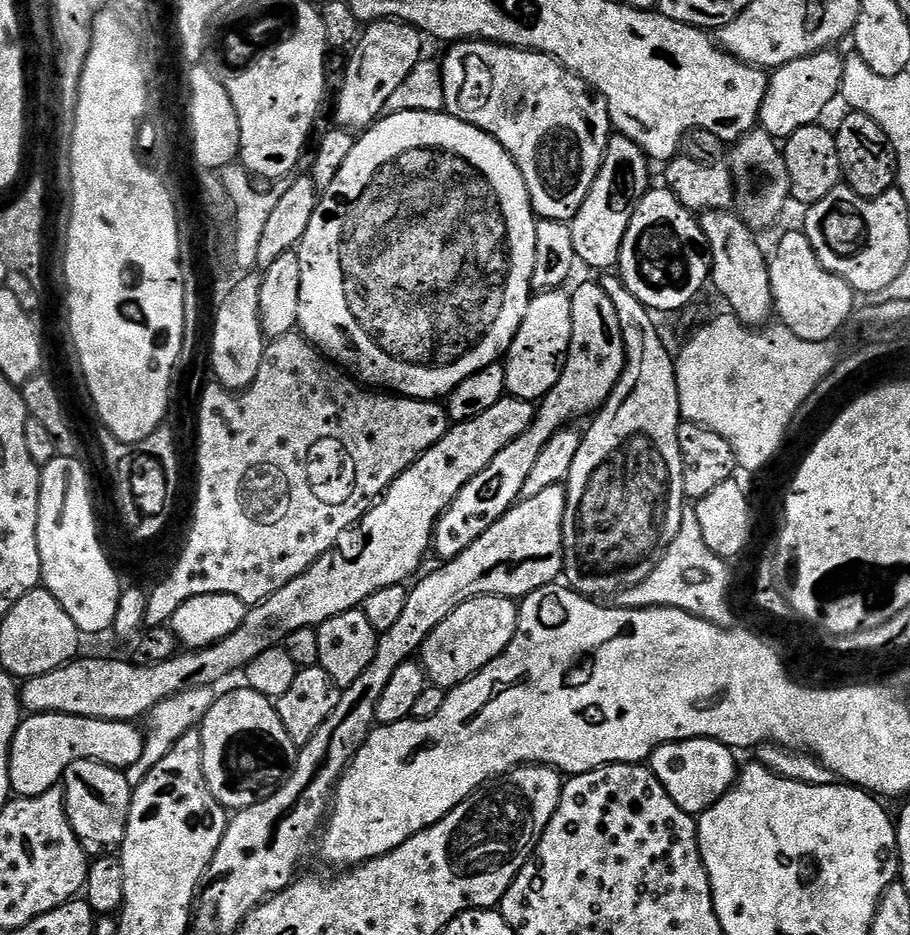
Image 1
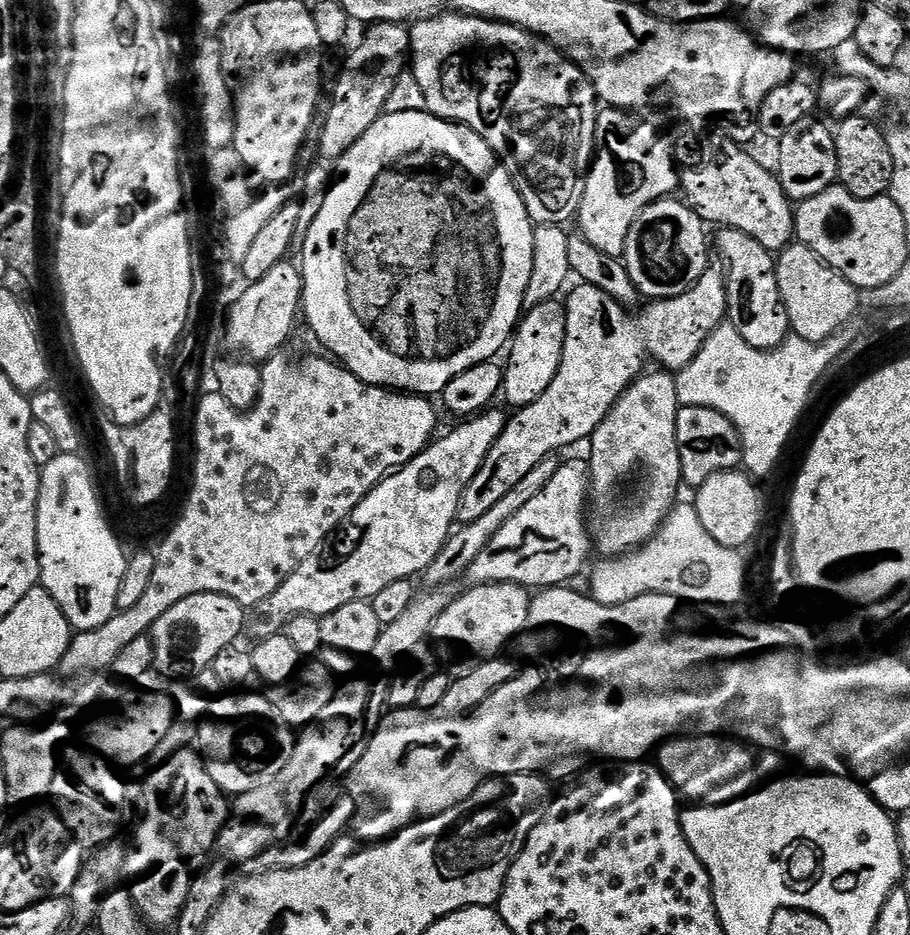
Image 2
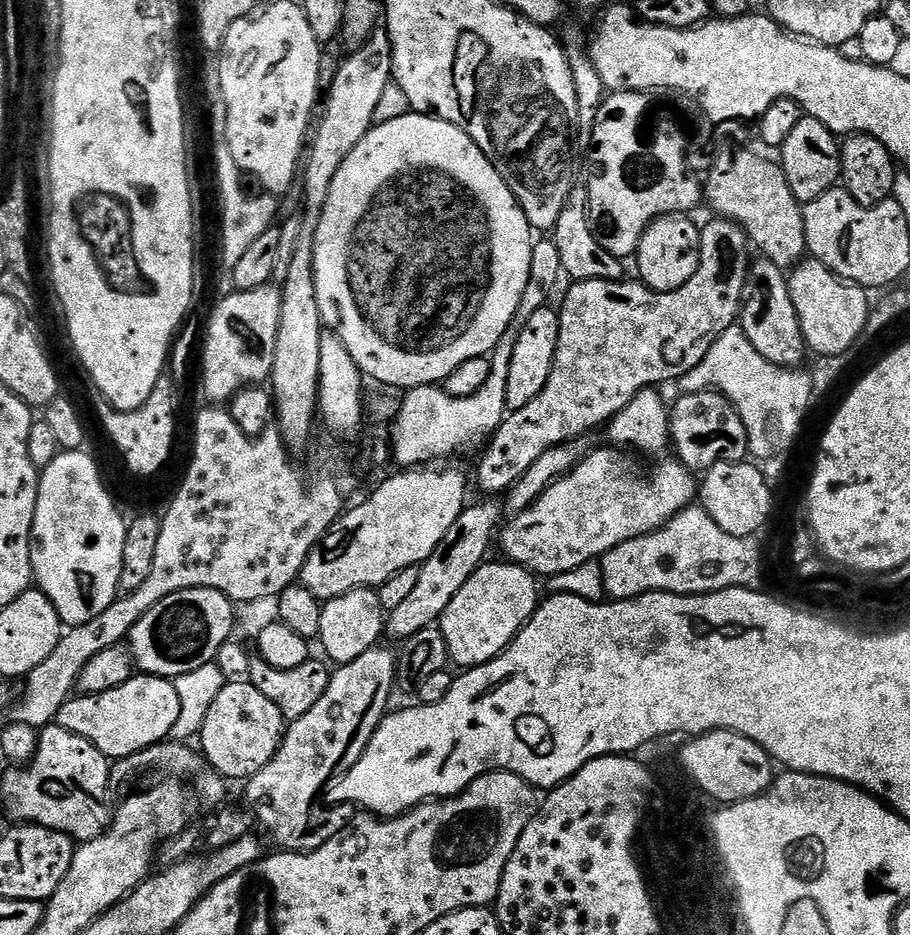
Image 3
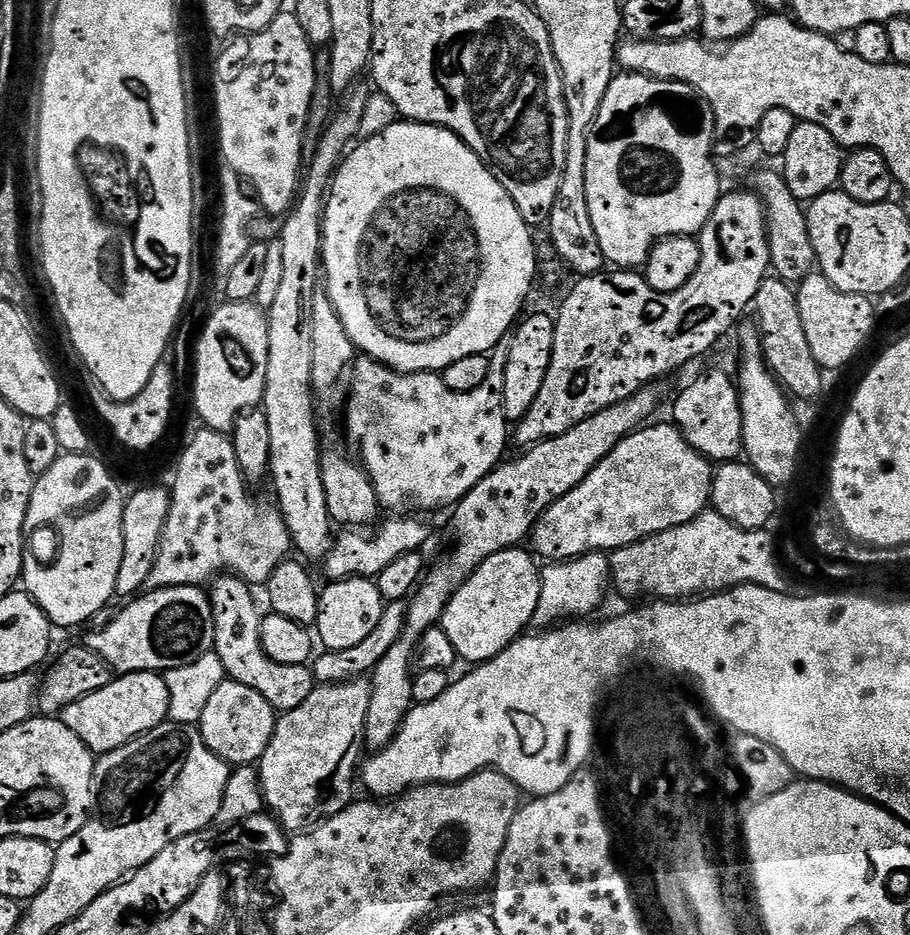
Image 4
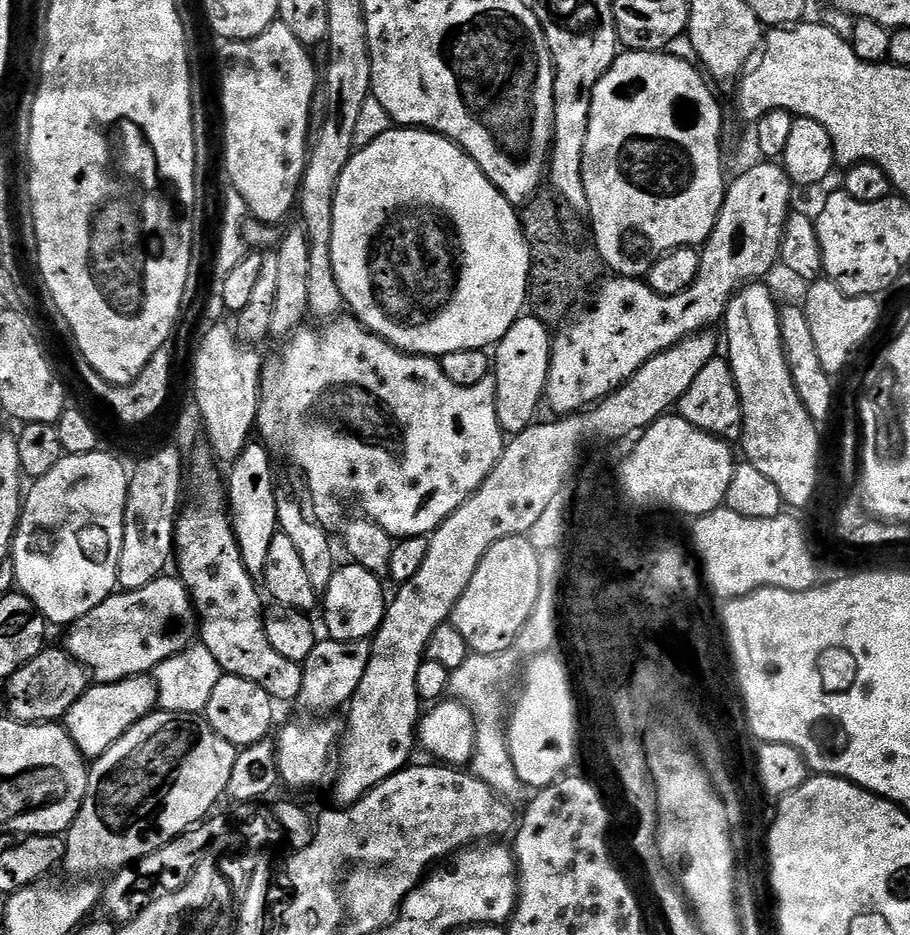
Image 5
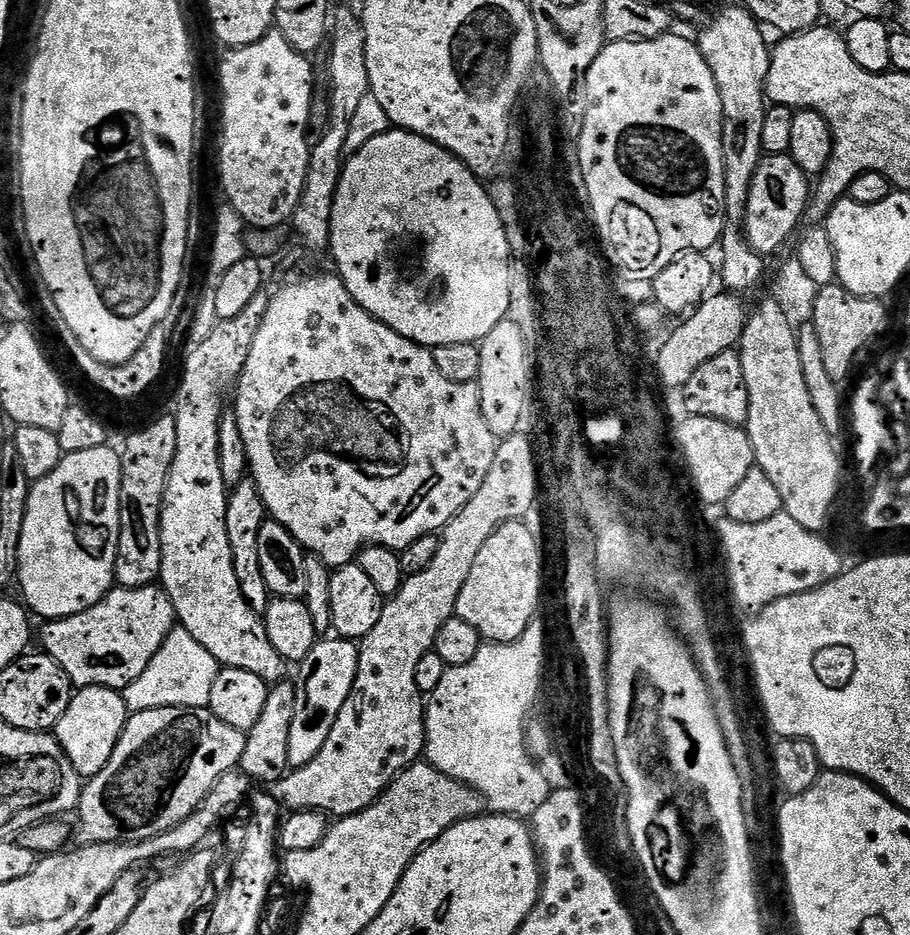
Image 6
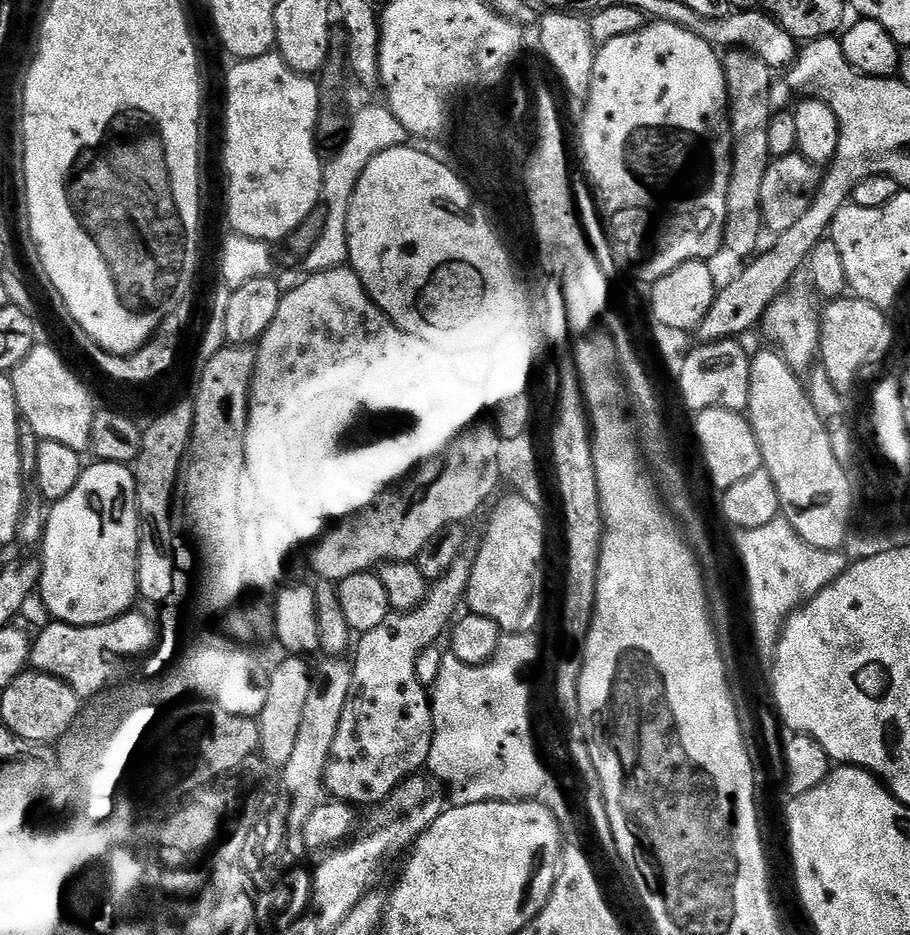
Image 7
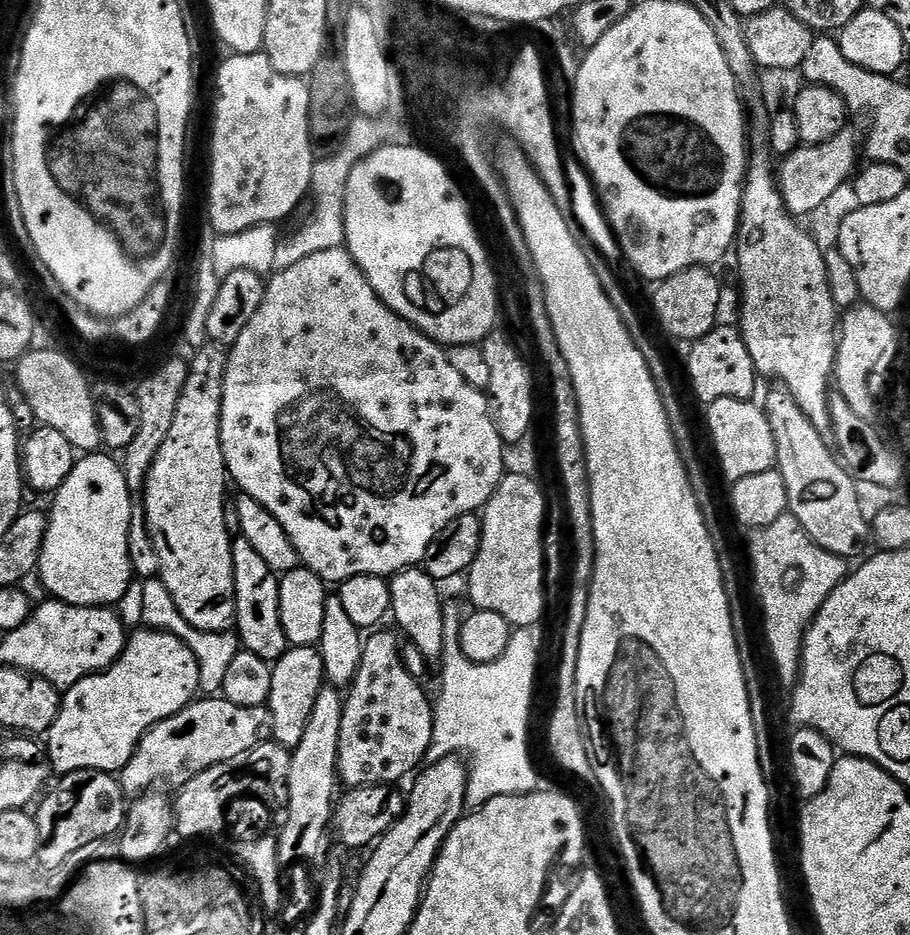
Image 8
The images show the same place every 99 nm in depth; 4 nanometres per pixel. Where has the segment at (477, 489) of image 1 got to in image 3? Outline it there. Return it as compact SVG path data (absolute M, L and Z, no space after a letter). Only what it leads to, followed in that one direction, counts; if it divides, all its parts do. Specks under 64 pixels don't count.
M712 218L708 225L703 225L700 228L700 265L698 270L694 274L694 278L690 278L690 282L686 282L686 286L682 286L678 290L650 294L650 289L643 282L637 282L635 279L632 281L631 278L575 281L571 285L572 289L564 296L564 305L559 305L558 308L560 313L558 350L554 354L554 366L550 370L550 378L546 382L542 394L538 394L538 398L534 398L534 402L526 402L526 406L509 411L503 422L500 423L499 428L496 429L496 433L491 436L483 449L483 451L485 450L484 457L480 460L480 469L476 472L476 480L480 483L481 490L488 492L484 494L494 494L490 492L507 493L508 489L518 482L518 478L522 478L522 474L526 474L526 470L530 470L530 466L534 466L534 462L538 462L538 458L542 458L542 454L546 454L546 450L550 450L555 444L570 444L579 441L581 439L579 436L586 435L591 428L596 428L599 424L601 426L607 425L613 416L617 416L629 402L637 399L643 393L640 392L643 388L648 388L651 384L664 384L667 380L679 381L681 376L686 375L690 370L694 370L694 366L698 366L698 362L702 362L702 358L706 358L712 341L717 340L726 329L737 323L748 288L748 269L750 267L748 252L750 253L748 236L735 220Z

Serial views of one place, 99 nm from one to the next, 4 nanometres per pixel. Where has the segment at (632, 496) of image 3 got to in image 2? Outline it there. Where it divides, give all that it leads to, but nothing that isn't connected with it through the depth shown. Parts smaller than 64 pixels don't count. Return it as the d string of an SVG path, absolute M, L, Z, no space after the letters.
M561 463L560 469L554 474L554 478L550 478L550 482L546 482L546 486L542 486L542 490L538 490L538 494L534 498L530 498L530 502L526 502L526 506L522 506L522 510L518 510L518 514L514 514L514 518L510 518L510 522L506 522L506 526L502 526L498 530L498 534L494 534L494 538L490 538L490 542L486 542L486 548L468 567L466 573L466 580L469 585L475 586L477 584L497 584L498 582L511 582L511 584L521 584L523 588L529 590L543 590L546 588L555 588L557 586L567 585L572 582L572 579L579 574L589 563L588 551L591 553L594 548L594 541L590 535L589 525L586 523L586 505L590 500L590 477L586 471L585 465L581 464L567 464Z

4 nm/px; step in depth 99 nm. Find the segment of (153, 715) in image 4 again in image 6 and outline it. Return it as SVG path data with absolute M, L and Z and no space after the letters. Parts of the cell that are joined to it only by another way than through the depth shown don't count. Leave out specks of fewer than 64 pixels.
M81 688L73 695L70 706L66 706L66 718L56 723L54 735L81 778L96 776L110 762L129 715L121 693L115 688Z

